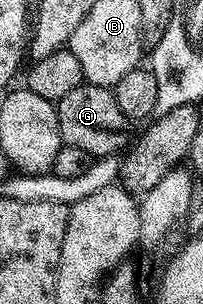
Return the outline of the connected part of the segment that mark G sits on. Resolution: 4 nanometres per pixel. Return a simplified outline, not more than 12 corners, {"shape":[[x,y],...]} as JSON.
{"shape":[[84,83],[56,102],[63,145],[91,158],[131,144],[113,88]]}

